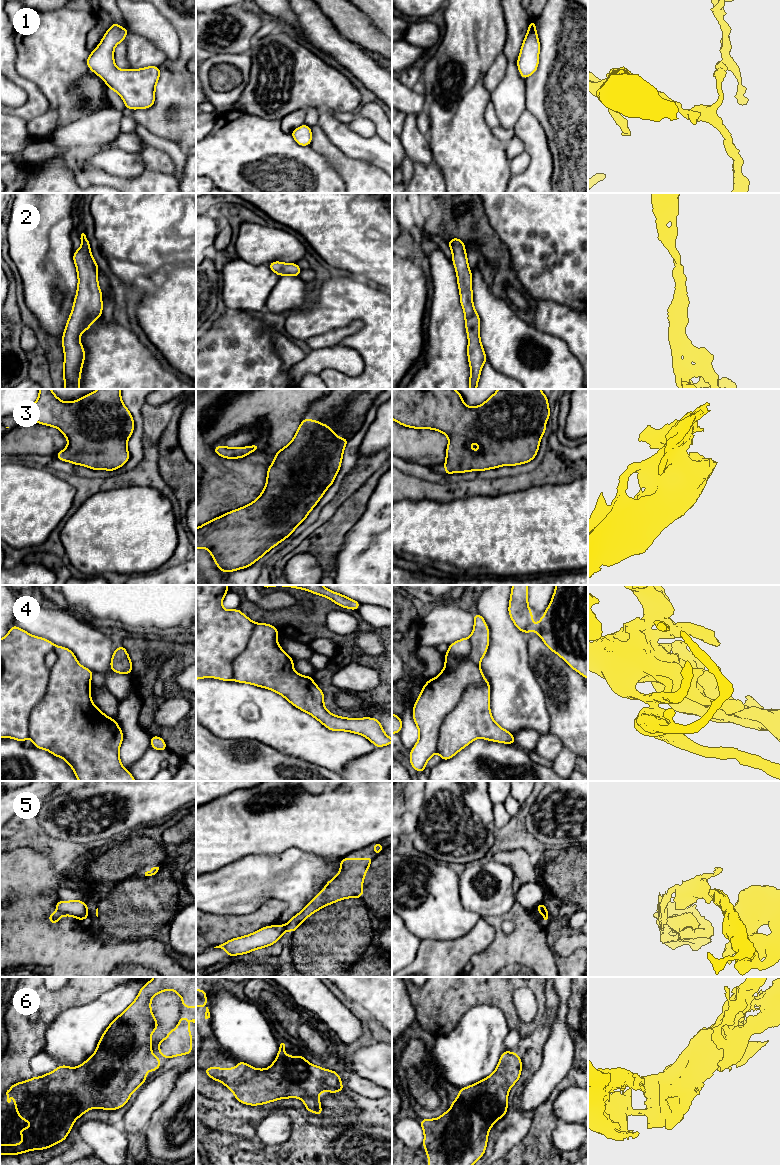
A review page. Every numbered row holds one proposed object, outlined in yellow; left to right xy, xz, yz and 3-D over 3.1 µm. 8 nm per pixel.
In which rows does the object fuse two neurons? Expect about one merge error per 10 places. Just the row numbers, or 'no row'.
5

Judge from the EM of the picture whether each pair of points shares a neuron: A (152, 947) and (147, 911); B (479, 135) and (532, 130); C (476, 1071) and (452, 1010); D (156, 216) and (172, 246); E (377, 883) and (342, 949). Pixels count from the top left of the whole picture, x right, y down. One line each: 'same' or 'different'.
A: different
B: different
C: different
D: same
E: same

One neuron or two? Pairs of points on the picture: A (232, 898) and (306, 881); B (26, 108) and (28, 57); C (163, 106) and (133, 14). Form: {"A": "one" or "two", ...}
{"A": "one", "B": "two", "C": "two"}

